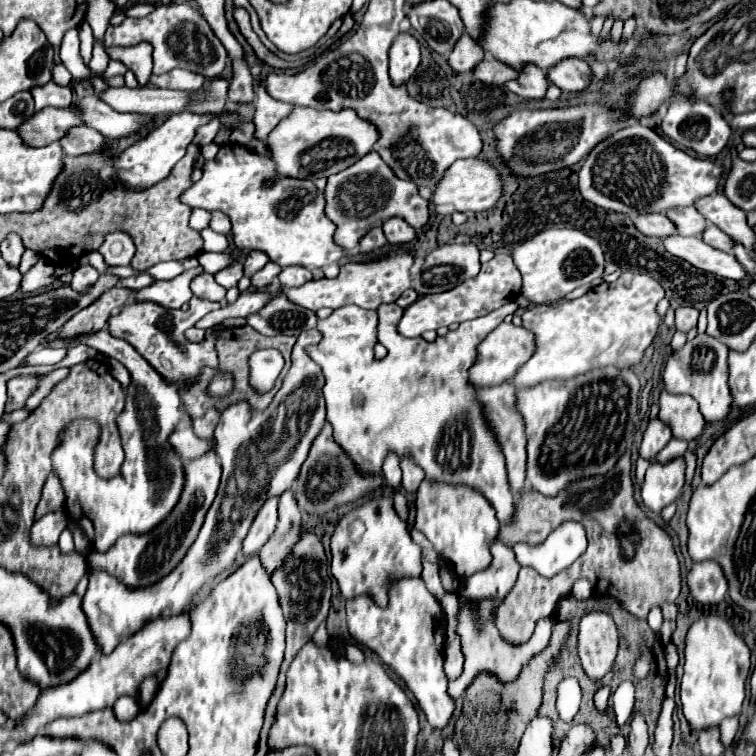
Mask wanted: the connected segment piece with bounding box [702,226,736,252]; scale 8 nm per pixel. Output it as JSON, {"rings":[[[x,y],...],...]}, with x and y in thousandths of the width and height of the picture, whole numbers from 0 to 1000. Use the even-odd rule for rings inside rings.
{"rings":[[[939,299],[937,302],[937,307],[931,307],[931,320],[934,323],[939,323],[942,328],[947,328],[947,331],[955,331],[955,333],[968,333],[968,328],[971,328],[971,317],[963,312],[963,310],[958,310],[952,302],[947,302],[947,299]]]}

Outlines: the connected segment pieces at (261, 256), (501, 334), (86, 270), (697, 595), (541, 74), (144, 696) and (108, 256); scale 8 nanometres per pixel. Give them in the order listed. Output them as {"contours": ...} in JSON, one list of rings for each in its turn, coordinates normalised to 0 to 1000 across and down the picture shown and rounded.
{"contours":[[[[333,331],[333,333],[328,336],[325,347],[323,347],[323,365],[331,368],[331,365],[339,362],[341,357],[347,357],[352,347],[354,347],[354,339],[352,339],[349,333],[339,333],[339,331]]],[[[664,426],[661,431],[656,431],[632,455],[630,479],[619,489],[622,508],[630,508],[630,511],[659,511],[659,508],[669,505],[669,503],[675,503],[685,492],[688,481],[693,481],[693,476],[698,476],[698,471],[704,471],[704,455],[706,455],[704,442],[696,434]]],[[[103,352],[98,357],[98,368],[93,373],[93,378],[103,386],[103,389],[114,389],[116,381],[122,381],[130,370],[130,360],[122,352]]],[[[947,743],[915,746],[907,762],[913,788],[929,799],[950,799],[960,791],[963,770]]],[[[693,90],[693,95],[688,95],[688,106],[675,106],[669,111],[669,116],[685,124],[688,130],[706,130],[706,132],[717,132],[728,114],[730,108],[725,106],[725,98],[714,90]]],[[[193,897],[193,899],[188,902],[188,907],[185,907],[185,926],[188,926],[188,934],[193,934],[193,931],[204,923],[206,913],[209,913],[209,902],[206,902],[204,897]]],[[[148,307],[132,325],[132,336],[143,352],[169,352],[177,339],[175,315],[167,307]]]]}

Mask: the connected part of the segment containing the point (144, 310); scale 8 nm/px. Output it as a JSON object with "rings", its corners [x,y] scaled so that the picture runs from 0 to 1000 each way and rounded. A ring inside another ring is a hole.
{"rings":[[[265,360],[262,368],[251,373],[251,381],[254,381],[254,389],[262,394],[251,397],[251,407],[246,413],[243,410],[222,413],[209,402],[167,402],[164,410],[156,418],[148,418],[140,431],[140,434],[148,434],[151,444],[164,444],[164,450],[169,450],[217,503],[233,508],[238,516],[254,511],[262,503],[267,487],[272,484],[283,487],[288,481],[286,450],[291,444],[291,437],[280,434],[280,437],[272,437],[272,444],[267,452],[249,452],[243,444],[243,437],[251,434],[251,426],[262,426],[275,413],[291,407],[288,399],[294,399],[299,392],[299,381],[294,381],[283,370],[283,365],[275,360]]]}

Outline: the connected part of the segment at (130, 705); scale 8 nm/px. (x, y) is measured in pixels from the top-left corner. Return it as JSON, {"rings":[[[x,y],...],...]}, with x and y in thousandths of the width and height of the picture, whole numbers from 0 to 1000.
{"rings":[[[164,921],[151,931],[151,939],[153,939],[153,947],[159,952],[175,952],[185,942],[185,934],[172,921]]]}

